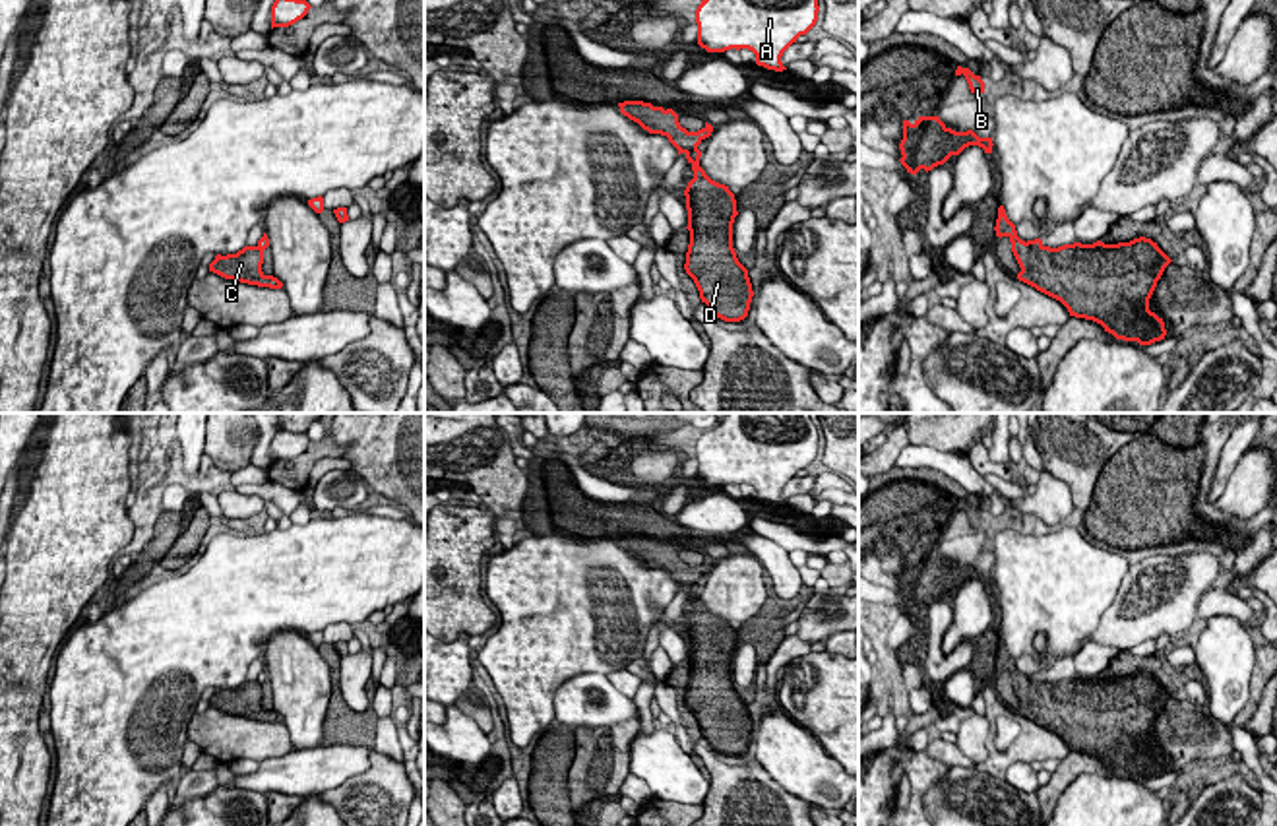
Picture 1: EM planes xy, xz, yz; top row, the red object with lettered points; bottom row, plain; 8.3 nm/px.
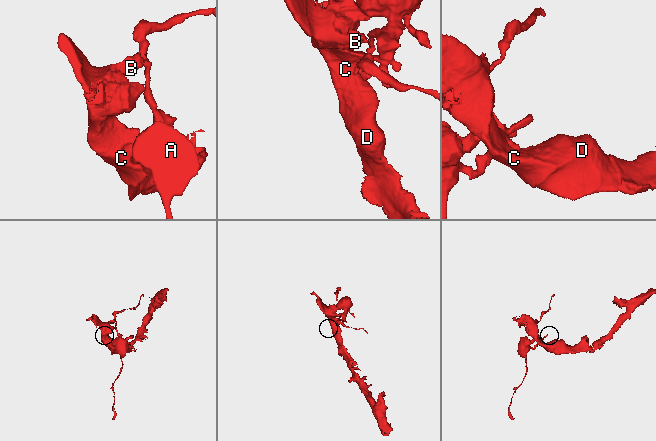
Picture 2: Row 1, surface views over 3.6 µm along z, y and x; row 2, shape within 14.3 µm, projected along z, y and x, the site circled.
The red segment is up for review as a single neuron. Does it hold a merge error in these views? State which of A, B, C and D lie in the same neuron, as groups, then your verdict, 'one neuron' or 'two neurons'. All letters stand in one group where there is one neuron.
A / B C D | two neurons

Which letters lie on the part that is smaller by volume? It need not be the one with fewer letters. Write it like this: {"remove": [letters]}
{"remove": ["A"]}

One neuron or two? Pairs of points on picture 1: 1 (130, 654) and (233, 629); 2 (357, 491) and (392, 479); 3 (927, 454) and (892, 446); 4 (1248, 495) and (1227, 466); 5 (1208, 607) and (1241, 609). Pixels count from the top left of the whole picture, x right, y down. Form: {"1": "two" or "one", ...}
{"1": "one", "2": "two", "3": "two", "4": "two", "5": "one"}

